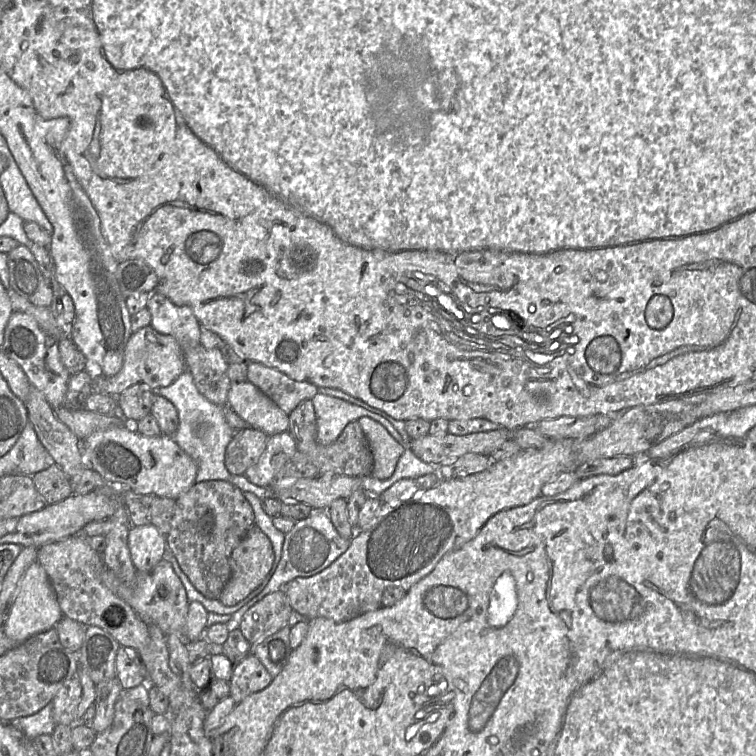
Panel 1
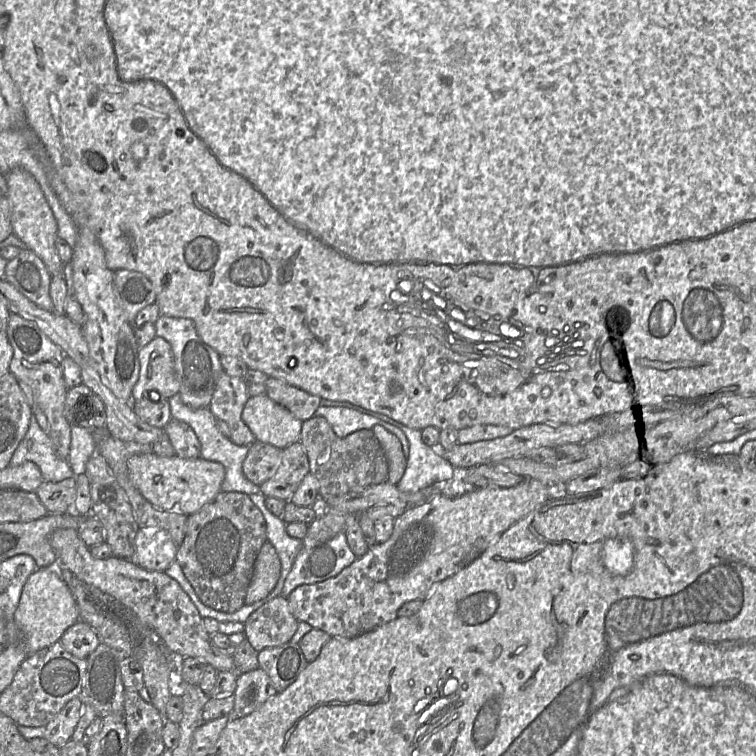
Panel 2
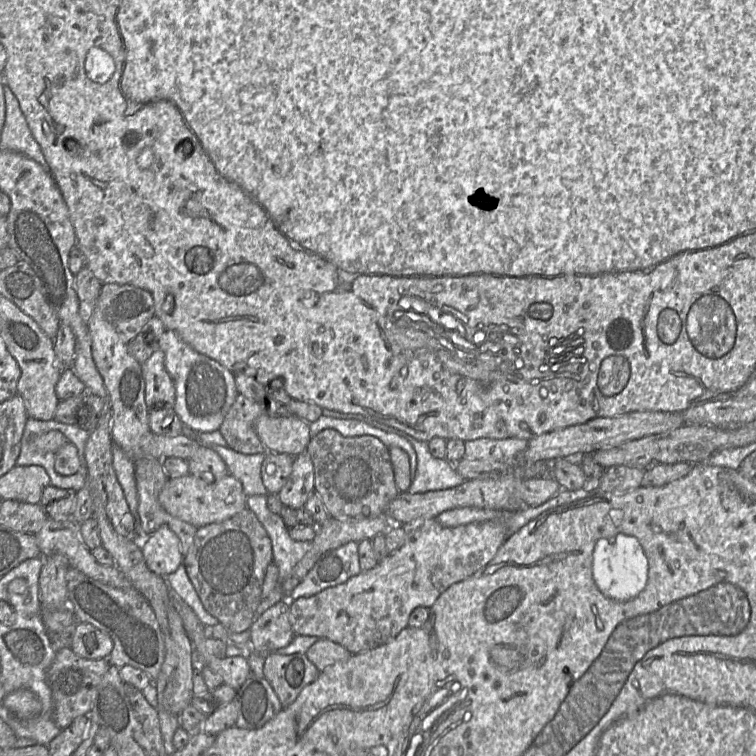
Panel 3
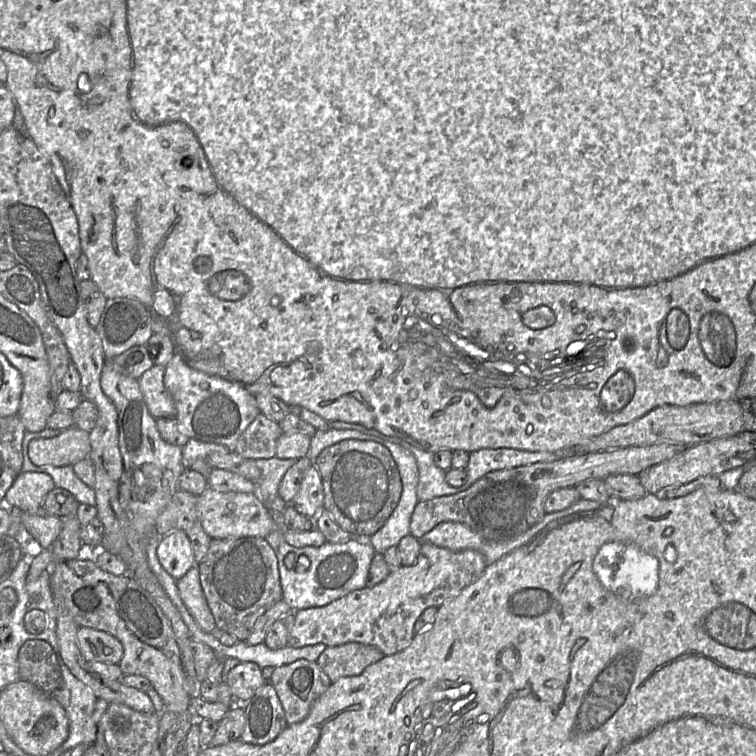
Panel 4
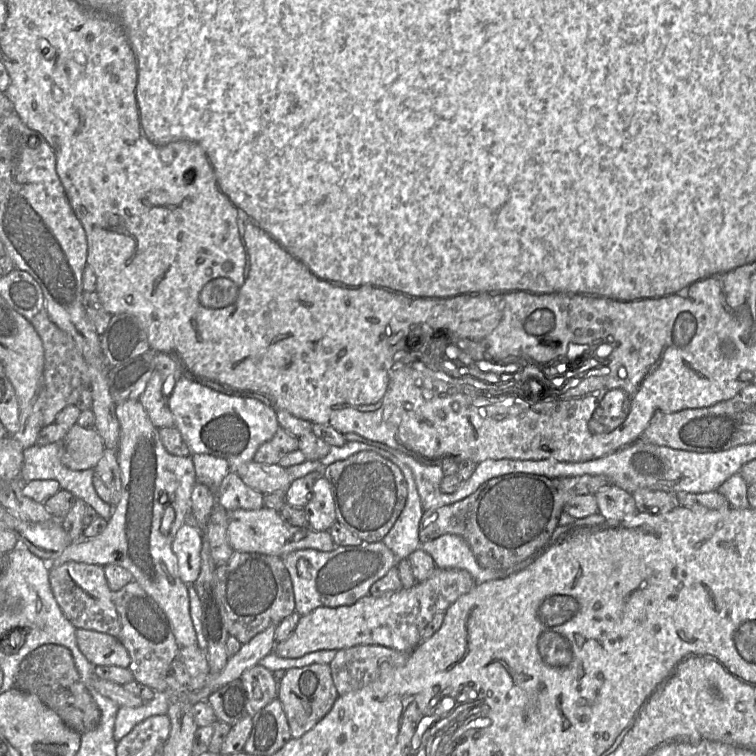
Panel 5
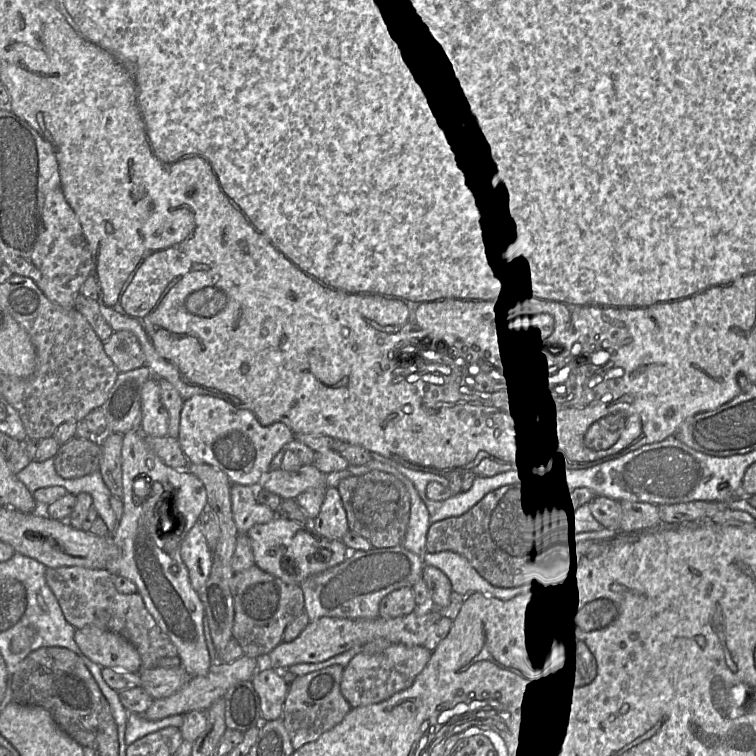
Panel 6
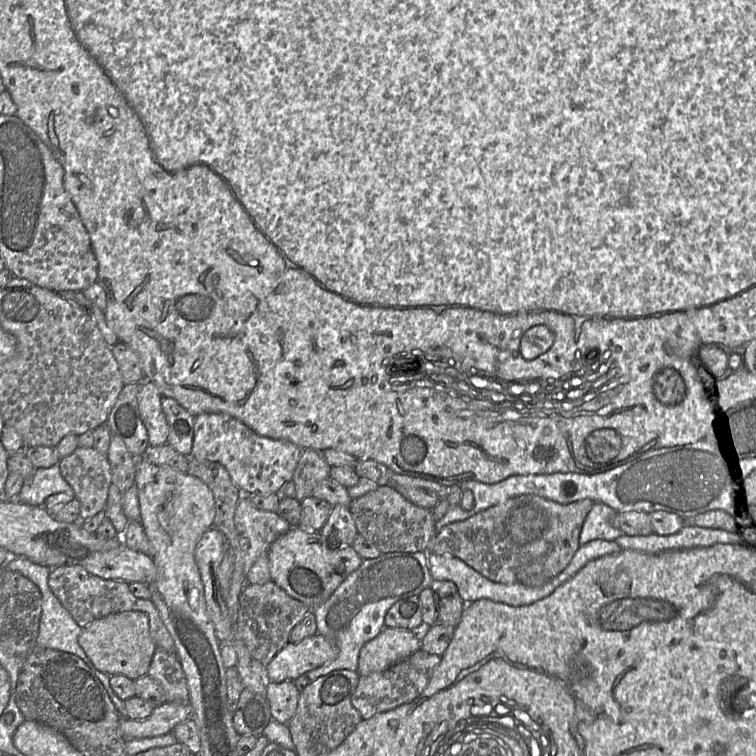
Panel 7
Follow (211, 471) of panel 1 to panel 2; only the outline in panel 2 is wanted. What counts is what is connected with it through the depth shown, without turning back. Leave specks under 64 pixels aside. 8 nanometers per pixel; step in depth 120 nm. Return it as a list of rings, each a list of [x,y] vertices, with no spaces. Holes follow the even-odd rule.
[[[179,393],[169,398],[168,402],[172,418],[186,423],[194,431],[201,444],[201,457],[224,466],[225,478],[222,483],[222,491],[241,492],[247,495],[261,493],[260,486],[248,480],[243,473],[242,465],[249,450],[248,446],[239,446],[233,443],[229,437],[224,436],[219,431],[217,419],[209,408],[191,408],[183,403]]]

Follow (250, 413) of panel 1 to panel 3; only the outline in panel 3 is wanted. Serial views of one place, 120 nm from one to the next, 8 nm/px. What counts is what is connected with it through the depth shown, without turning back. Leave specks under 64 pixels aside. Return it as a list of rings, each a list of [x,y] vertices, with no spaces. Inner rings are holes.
[[[262,413],[254,429],[267,451],[293,457],[304,453],[311,439],[309,423],[295,415],[274,417]]]

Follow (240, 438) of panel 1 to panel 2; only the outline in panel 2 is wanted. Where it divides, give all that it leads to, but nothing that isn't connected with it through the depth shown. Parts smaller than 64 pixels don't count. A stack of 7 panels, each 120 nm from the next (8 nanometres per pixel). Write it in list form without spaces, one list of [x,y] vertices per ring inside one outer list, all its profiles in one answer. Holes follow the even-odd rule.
[[[256,441],[249,446],[242,469],[245,477],[260,486],[277,472],[282,459],[282,449]]]

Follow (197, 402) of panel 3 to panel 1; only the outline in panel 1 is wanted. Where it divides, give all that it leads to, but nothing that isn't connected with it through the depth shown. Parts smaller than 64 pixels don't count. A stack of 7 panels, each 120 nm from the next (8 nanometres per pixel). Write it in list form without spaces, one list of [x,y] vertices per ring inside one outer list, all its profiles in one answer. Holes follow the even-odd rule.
[[[154,290],[149,295],[147,308],[151,313],[151,326],[161,334],[174,337],[180,345],[184,357],[185,351],[201,344],[200,323],[190,307],[175,305],[166,296]]]

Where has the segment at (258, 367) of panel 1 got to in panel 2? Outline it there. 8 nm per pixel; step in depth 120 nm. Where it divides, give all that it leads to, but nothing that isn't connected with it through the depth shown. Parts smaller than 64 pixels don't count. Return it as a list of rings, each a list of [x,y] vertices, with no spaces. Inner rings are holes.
[[[268,377],[264,385],[270,399],[302,421],[312,418],[321,406],[320,397],[309,394],[280,379]]]

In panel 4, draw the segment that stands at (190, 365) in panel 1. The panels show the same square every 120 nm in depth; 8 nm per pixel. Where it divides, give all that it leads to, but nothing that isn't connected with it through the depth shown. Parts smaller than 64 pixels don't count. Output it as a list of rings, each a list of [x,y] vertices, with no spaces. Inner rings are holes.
[[[260,413],[240,435],[232,452],[246,459],[275,457],[277,440],[282,433],[278,422]]]

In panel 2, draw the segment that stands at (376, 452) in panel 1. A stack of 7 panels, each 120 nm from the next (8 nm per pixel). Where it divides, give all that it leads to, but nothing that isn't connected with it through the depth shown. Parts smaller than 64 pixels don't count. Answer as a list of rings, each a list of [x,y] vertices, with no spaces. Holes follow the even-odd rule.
[[[375,425],[372,431],[381,444],[388,461],[389,472],[387,482],[396,485],[403,477],[407,463],[401,442],[382,425]]]

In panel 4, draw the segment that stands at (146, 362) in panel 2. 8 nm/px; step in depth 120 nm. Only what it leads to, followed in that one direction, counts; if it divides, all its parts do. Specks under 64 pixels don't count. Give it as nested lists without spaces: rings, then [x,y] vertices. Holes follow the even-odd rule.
[[[154,364],[138,379],[148,411],[155,418],[176,418],[175,403],[164,384],[165,367]]]

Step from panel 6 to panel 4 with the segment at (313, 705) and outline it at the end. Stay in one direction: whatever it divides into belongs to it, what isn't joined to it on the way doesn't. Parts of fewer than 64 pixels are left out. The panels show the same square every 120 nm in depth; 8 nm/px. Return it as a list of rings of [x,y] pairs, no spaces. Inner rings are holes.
[[[299,659],[274,668],[269,683],[277,693],[290,726],[308,716],[312,703],[332,682],[316,662]]]

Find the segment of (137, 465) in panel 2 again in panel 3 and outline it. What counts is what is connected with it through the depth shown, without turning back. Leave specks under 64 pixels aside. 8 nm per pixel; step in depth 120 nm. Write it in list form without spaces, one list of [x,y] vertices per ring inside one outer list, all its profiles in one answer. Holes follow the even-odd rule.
[[[188,474],[179,478],[168,478],[158,499],[169,514],[199,528],[231,518],[247,507],[247,497],[242,484],[232,474],[214,483],[208,483]]]

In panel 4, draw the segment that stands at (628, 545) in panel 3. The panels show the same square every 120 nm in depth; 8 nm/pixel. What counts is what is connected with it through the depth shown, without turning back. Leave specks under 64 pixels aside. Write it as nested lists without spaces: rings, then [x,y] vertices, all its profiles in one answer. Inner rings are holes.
[[[613,542],[603,546],[596,555],[593,571],[601,584],[616,594],[627,598],[651,595],[658,583],[658,560],[630,543]]]

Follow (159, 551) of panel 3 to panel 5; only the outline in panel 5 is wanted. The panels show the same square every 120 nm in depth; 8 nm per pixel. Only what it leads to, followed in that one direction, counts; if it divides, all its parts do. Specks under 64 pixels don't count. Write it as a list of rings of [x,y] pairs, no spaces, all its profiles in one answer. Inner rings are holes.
[[[184,524],[177,531],[172,550],[178,561],[178,576],[186,585],[193,585],[200,574],[202,529]]]

